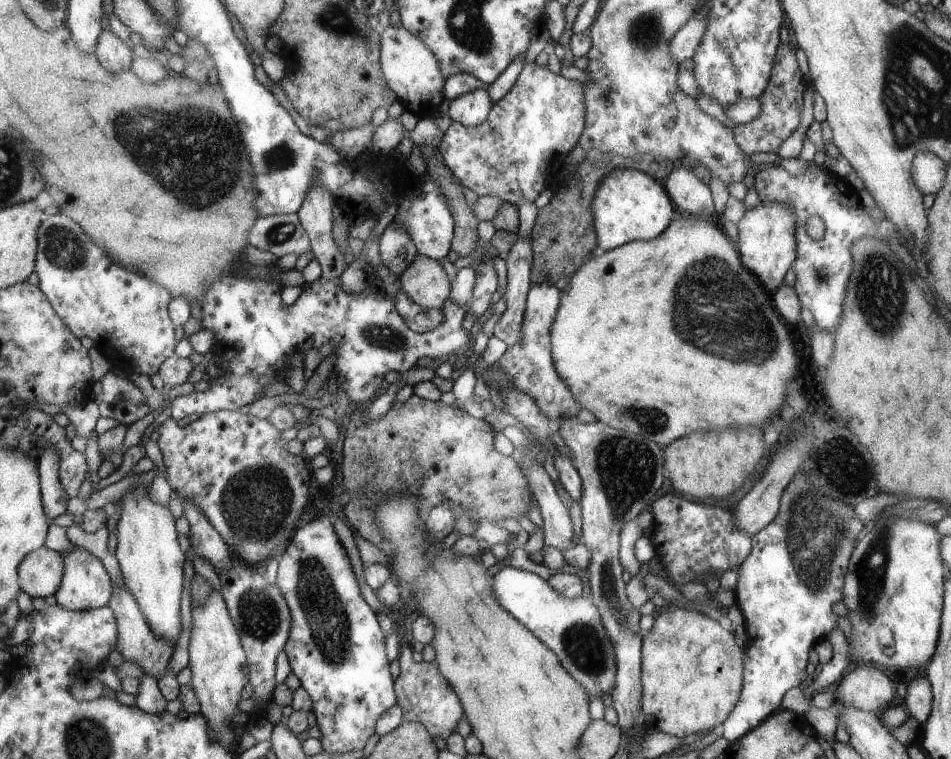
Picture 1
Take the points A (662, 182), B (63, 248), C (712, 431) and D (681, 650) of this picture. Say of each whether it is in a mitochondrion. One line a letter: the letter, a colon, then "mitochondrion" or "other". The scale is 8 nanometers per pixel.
A: other
B: mitochondrion
C: other
D: other

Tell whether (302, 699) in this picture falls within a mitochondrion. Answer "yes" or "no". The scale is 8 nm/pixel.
no

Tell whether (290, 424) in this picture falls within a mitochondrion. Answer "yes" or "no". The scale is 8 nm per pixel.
no

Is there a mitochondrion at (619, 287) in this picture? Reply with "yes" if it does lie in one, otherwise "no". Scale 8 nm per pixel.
no

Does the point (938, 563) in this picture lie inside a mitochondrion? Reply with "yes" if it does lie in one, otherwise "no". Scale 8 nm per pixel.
no

